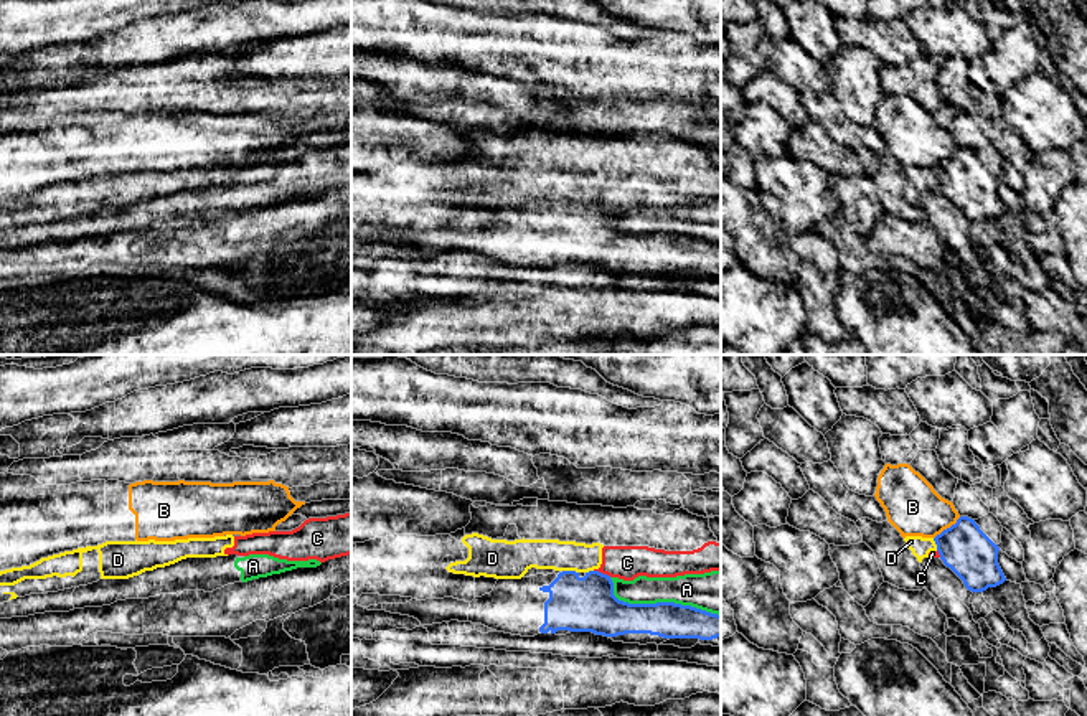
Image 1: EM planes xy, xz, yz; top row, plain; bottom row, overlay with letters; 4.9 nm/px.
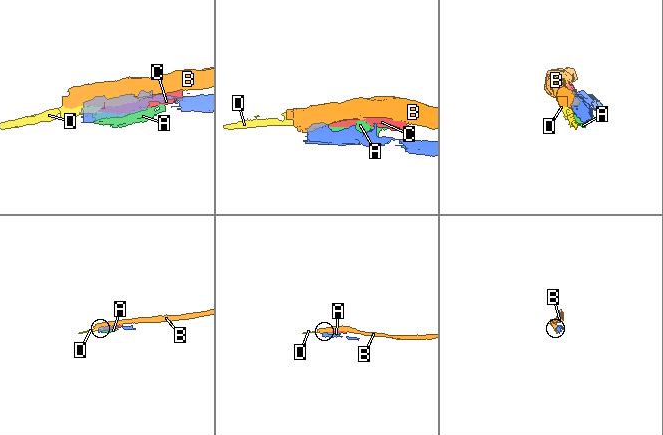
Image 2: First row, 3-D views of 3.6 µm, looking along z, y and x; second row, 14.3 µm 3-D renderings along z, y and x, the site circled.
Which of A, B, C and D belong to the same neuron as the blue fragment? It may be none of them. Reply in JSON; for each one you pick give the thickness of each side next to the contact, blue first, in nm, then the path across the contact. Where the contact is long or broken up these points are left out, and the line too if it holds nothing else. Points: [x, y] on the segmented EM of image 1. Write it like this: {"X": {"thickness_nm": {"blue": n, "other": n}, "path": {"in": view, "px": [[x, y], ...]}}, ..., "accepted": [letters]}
{"accepted": []}

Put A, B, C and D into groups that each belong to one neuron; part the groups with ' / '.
A / B / C D

